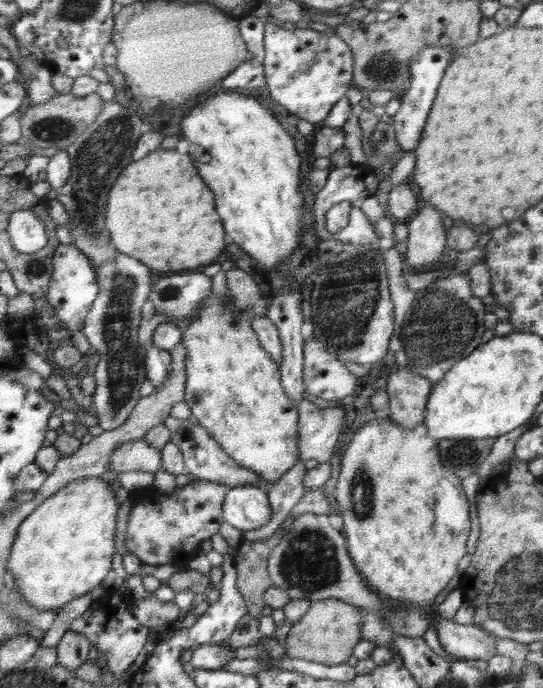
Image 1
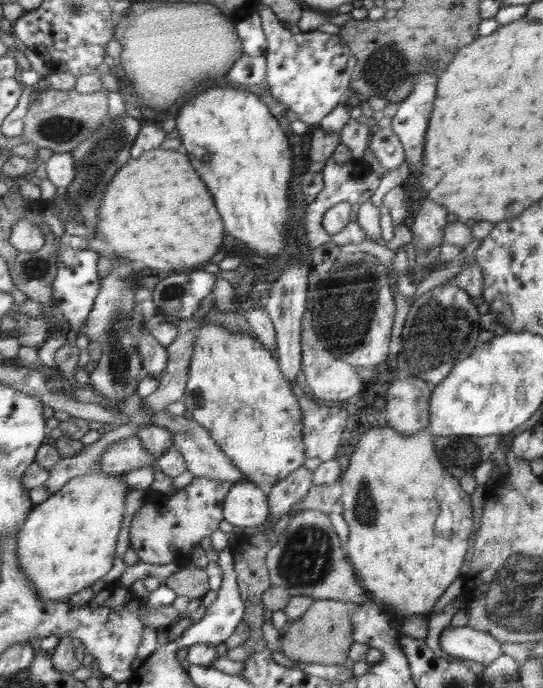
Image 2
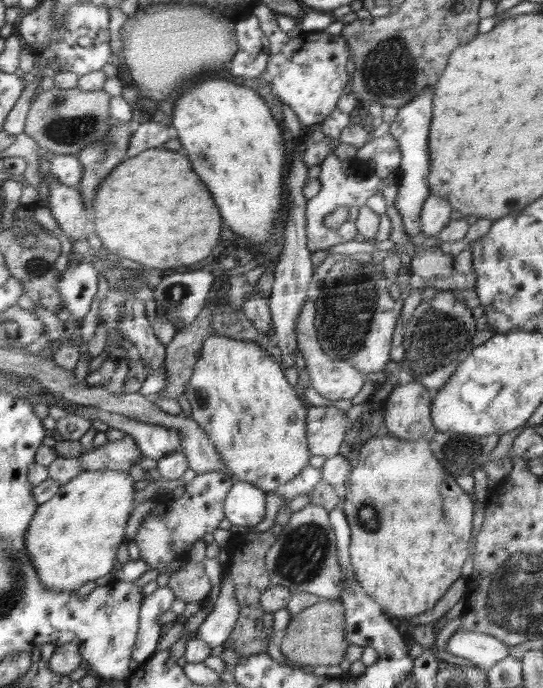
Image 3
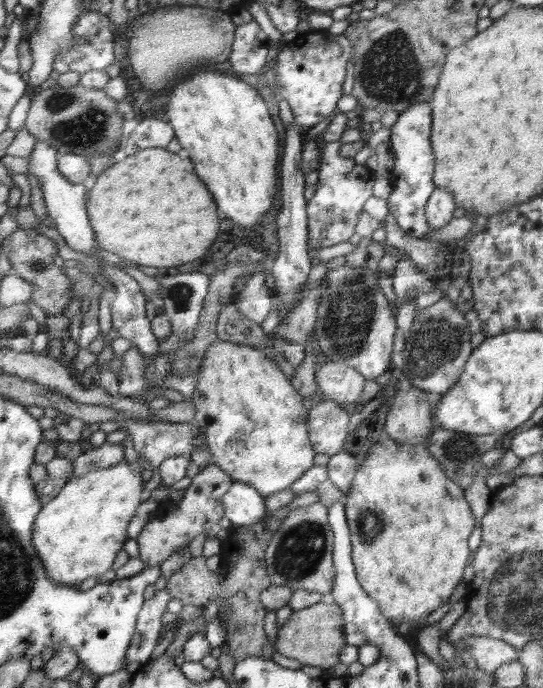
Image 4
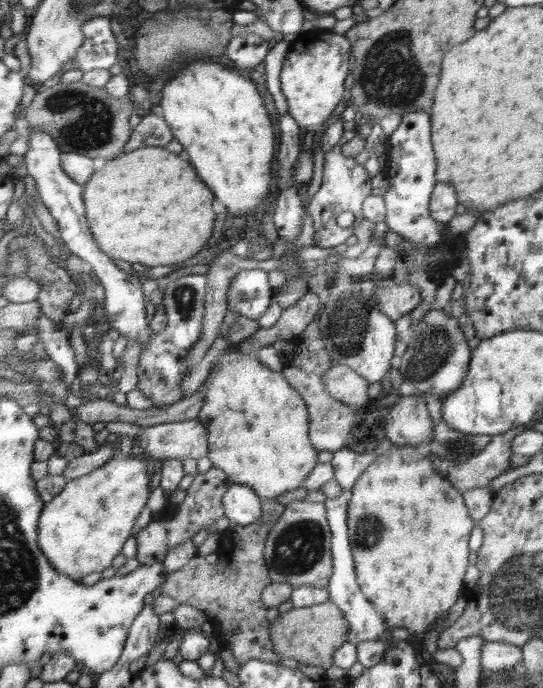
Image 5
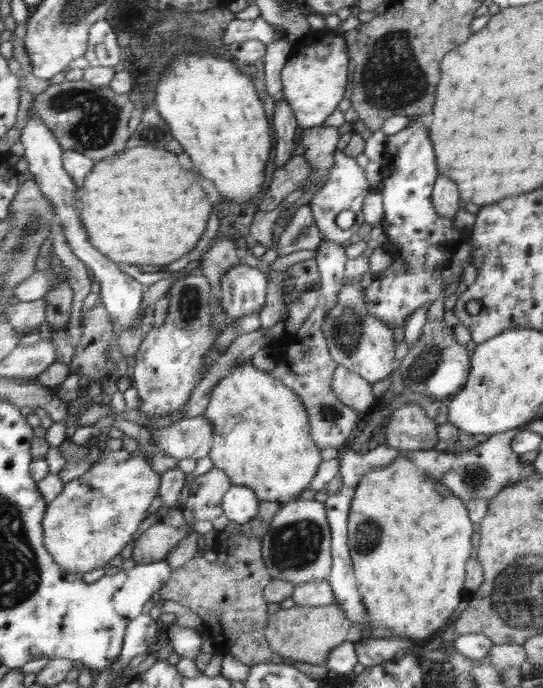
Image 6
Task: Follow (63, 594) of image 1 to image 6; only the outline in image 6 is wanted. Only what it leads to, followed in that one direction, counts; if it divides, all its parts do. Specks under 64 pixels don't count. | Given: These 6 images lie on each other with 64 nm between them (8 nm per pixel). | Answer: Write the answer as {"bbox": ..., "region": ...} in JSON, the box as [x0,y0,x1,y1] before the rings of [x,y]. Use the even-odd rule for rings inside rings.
{"bbox":[46,449,160,576],"region":[[[126,449],[108,450],[106,456],[90,466],[76,480],[65,485],[60,495],[49,504],[46,513],[46,546],[60,566],[79,576],[90,570],[106,567],[106,564],[120,554],[120,550],[132,541],[134,532],[146,516],[150,500],[158,492],[160,478],[152,472],[150,464],[142,456],[132,456]]]}

